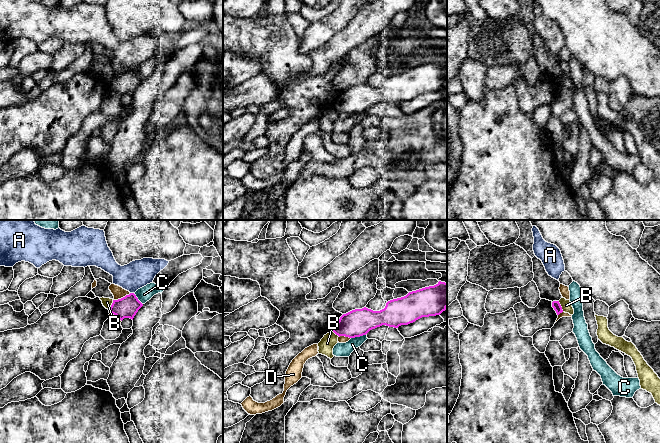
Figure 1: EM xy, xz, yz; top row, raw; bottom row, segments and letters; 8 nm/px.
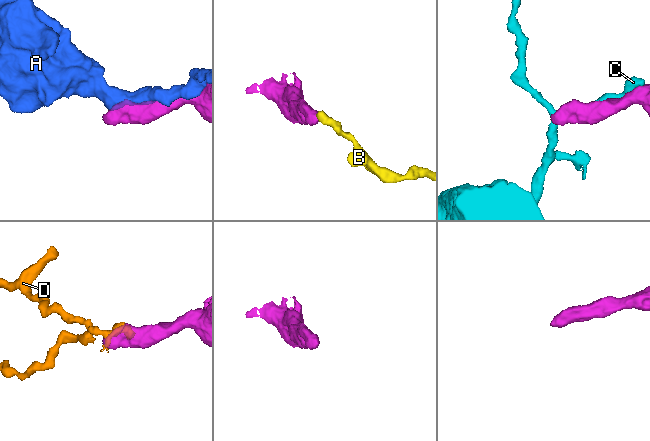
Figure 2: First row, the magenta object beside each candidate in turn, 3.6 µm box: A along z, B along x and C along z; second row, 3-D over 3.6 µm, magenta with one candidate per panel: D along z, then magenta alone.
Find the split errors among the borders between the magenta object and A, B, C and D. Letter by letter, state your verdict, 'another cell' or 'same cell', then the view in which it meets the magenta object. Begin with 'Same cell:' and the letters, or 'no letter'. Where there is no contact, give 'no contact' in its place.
Same cell: no letter
A: another cell; meets magenta in xy
B: another cell; meets magenta in yz
C: another cell; meets magenta in xz
D: another cell; meets magenta in xy

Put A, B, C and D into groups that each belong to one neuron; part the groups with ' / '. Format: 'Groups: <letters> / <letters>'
Groups: A / B / C / D

